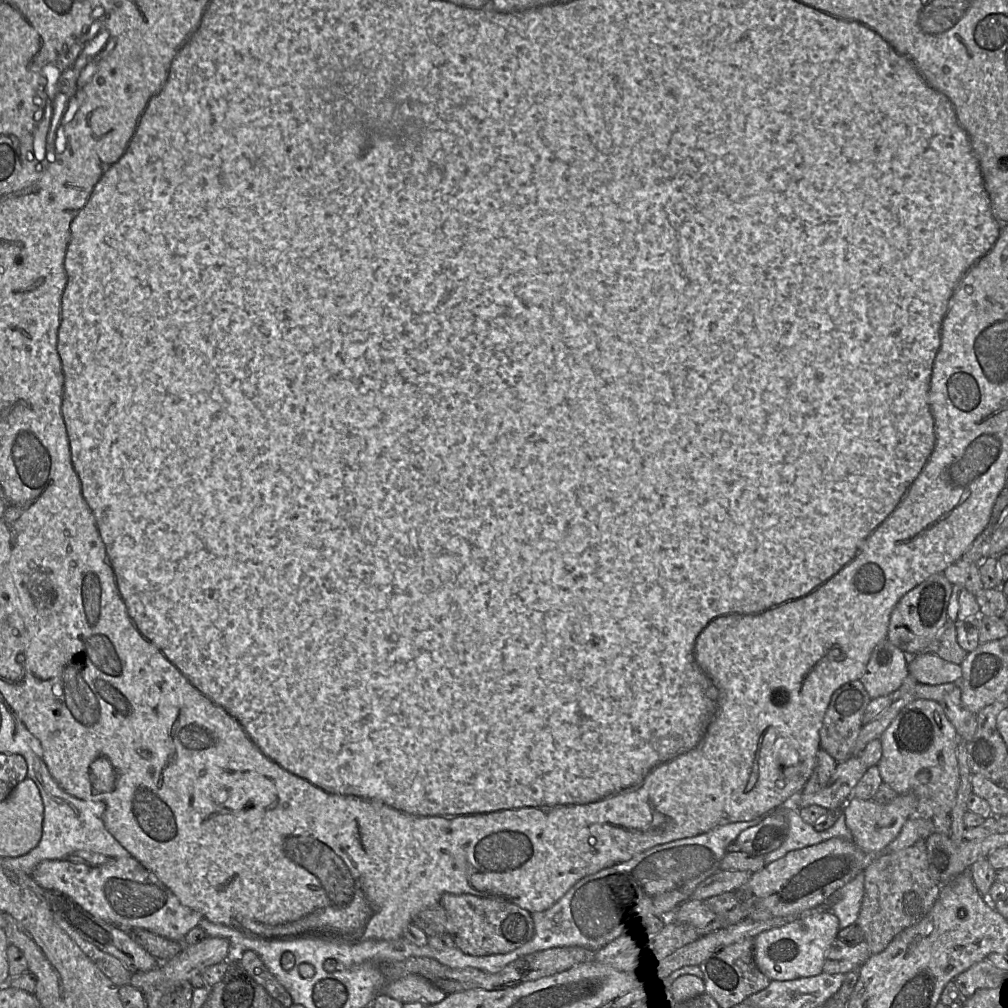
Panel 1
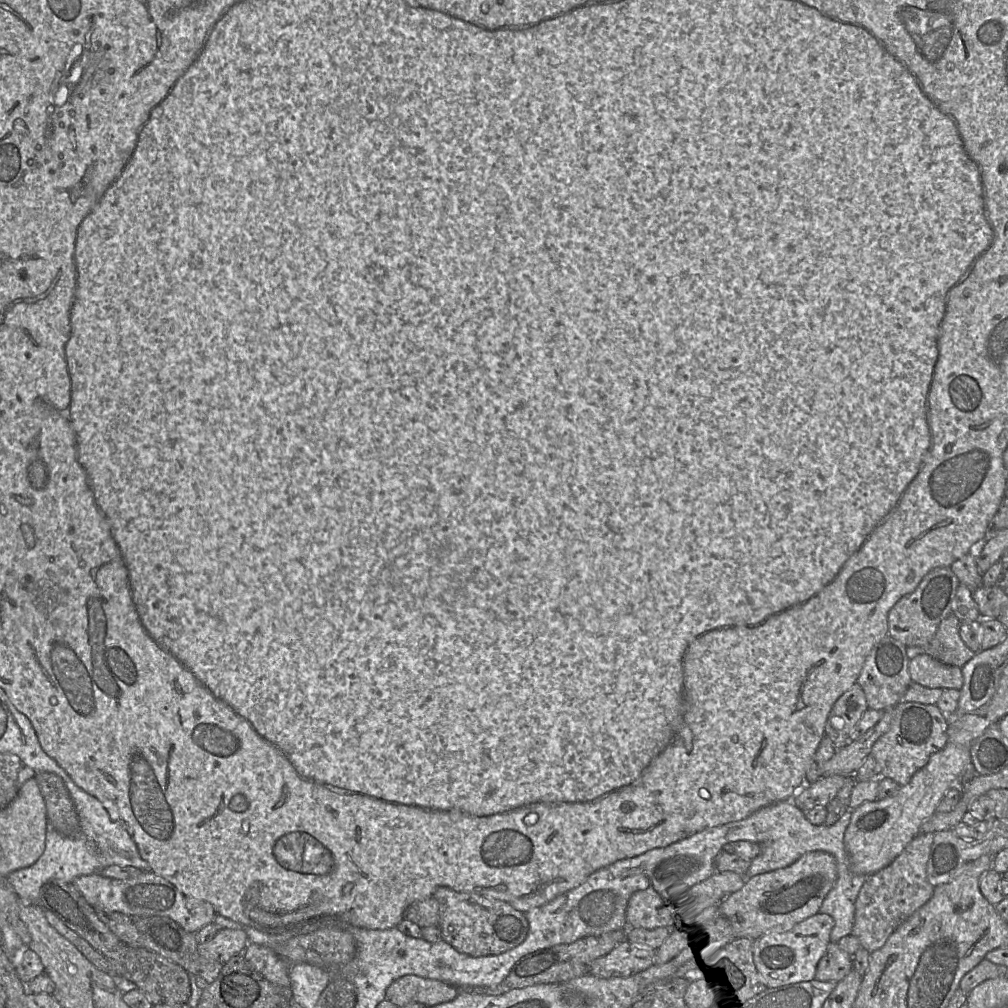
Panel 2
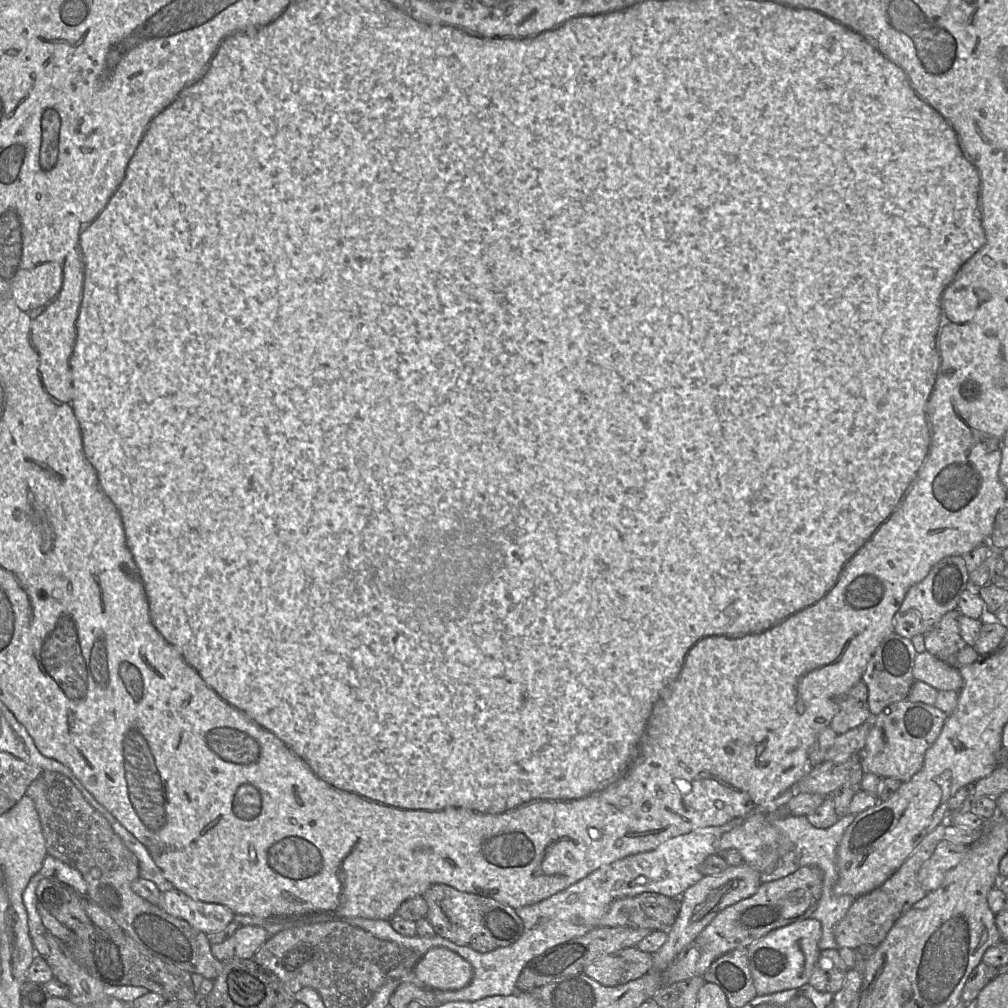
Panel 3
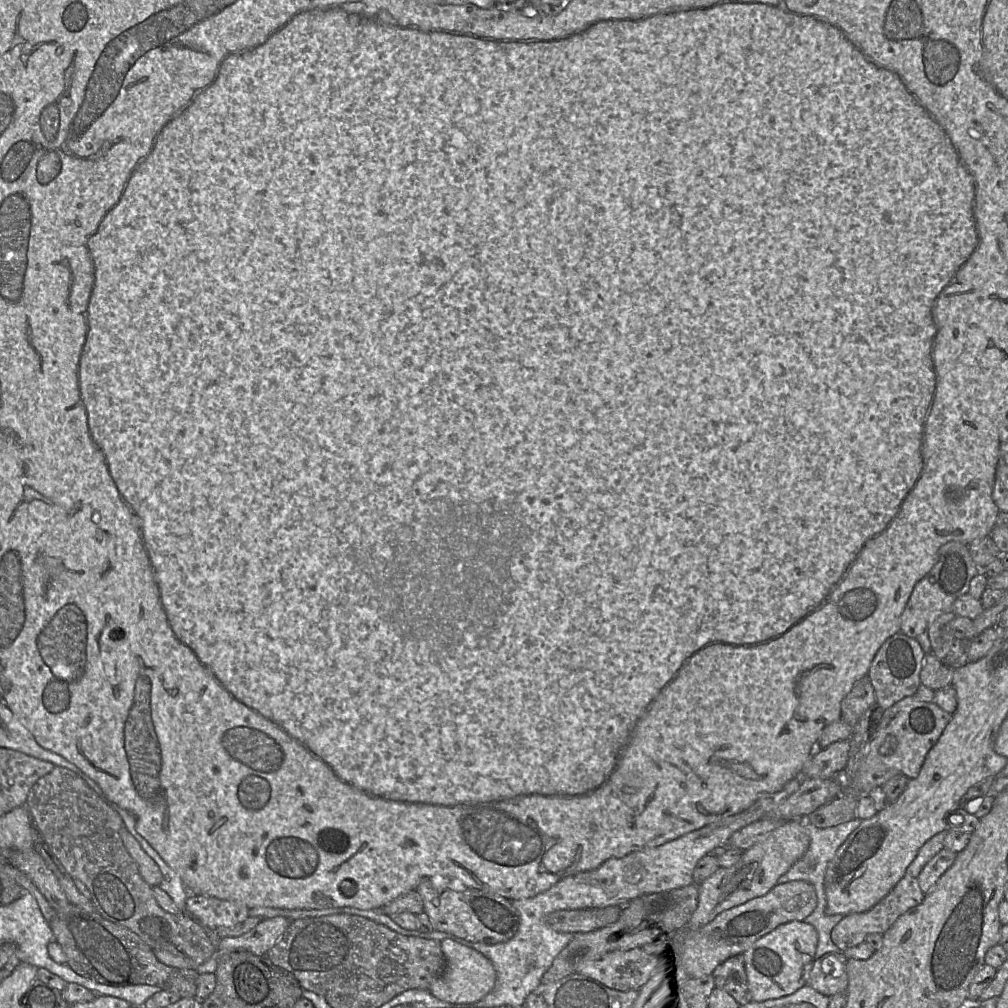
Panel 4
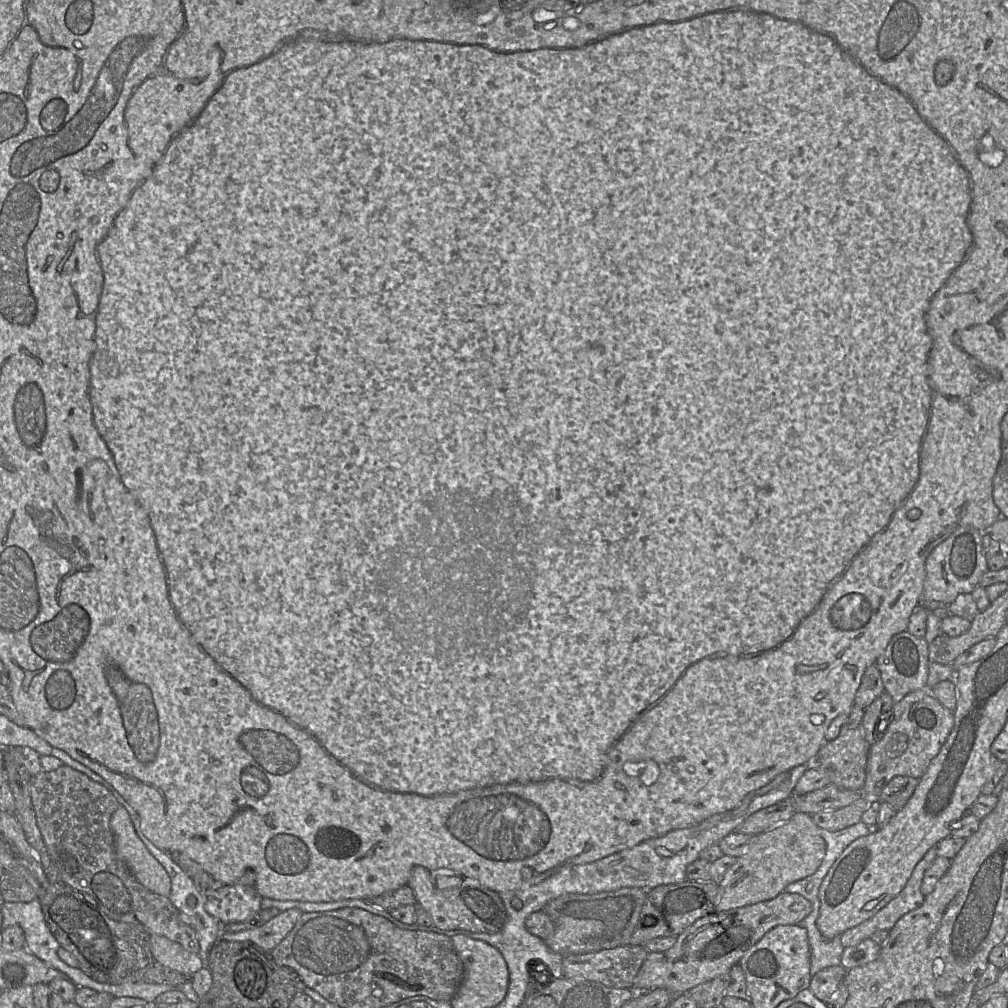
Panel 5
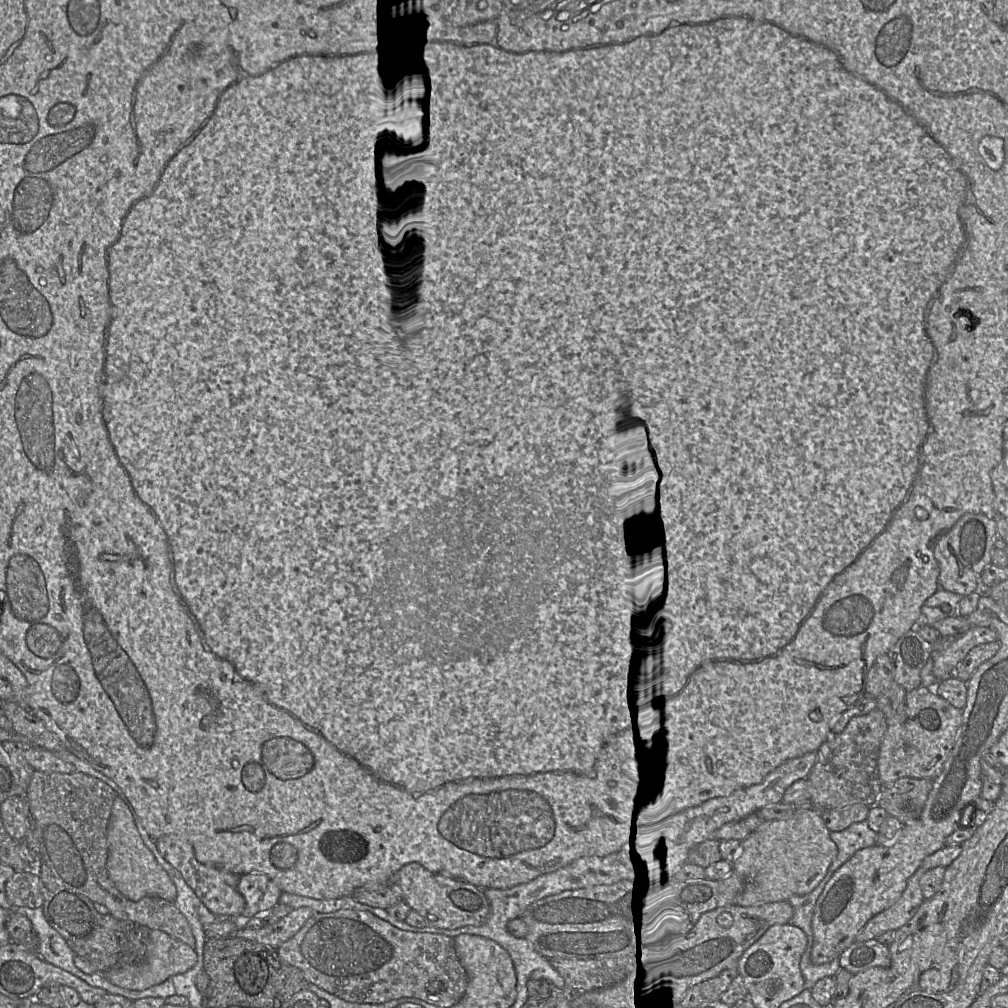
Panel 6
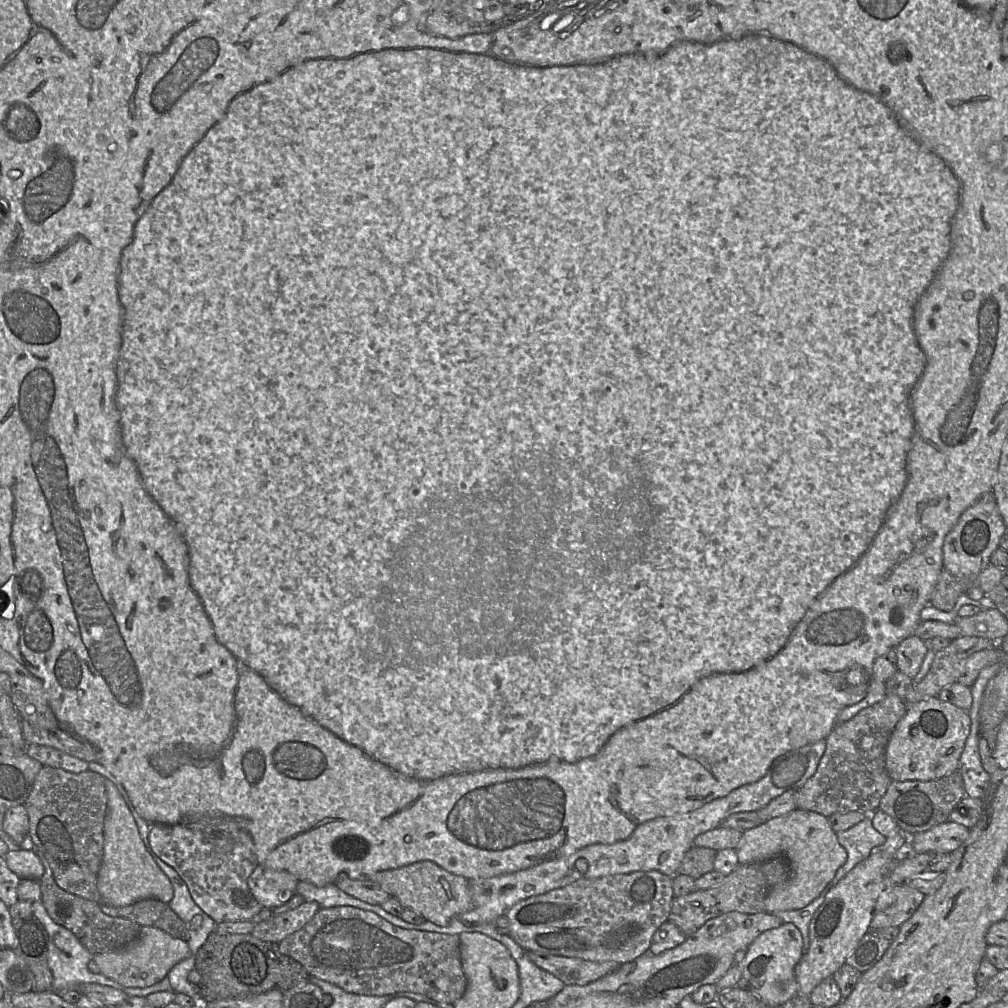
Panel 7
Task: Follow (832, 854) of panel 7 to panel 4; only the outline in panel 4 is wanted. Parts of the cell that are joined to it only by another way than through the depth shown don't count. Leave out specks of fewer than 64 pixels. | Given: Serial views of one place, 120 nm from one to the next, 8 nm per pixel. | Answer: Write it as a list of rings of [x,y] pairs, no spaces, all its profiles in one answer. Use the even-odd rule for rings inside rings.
[[[804,819],[783,822],[765,839],[743,851],[741,858],[734,865],[720,867],[700,883],[697,908],[686,928],[696,931],[710,923],[721,912],[768,893],[777,884],[778,878],[807,851],[810,839],[803,823]]]

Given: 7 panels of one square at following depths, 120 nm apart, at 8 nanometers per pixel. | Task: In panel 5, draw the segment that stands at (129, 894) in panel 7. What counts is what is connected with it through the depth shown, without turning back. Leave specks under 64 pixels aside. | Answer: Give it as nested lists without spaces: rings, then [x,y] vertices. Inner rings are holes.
[[[121,805],[111,816],[110,827],[116,853],[136,880],[151,892],[168,897],[171,880],[166,869],[139,839],[128,812]]]

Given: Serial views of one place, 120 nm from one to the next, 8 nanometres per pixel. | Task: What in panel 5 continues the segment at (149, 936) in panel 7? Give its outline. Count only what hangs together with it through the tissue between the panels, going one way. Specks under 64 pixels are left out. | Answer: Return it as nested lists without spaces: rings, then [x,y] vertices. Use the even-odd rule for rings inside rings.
[[[161,935],[150,936],[150,950],[153,958],[161,965],[191,977],[204,968],[199,954],[184,949],[179,943]]]

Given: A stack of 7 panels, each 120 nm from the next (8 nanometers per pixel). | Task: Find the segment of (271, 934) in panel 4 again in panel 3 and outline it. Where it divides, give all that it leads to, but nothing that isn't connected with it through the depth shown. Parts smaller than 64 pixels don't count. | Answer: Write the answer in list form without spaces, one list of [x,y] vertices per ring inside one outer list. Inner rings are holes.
[[[241,926],[227,940],[212,944],[211,952],[219,961],[252,959],[268,938],[268,932],[261,926]]]

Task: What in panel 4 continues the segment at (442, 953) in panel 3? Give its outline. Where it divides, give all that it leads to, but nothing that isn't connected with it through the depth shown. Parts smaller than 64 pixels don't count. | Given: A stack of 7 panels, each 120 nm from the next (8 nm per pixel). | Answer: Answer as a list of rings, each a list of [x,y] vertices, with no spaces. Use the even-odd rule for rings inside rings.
[[[451,939],[441,940],[440,943],[446,968],[429,987],[432,995],[450,1003],[475,1003],[493,990],[496,983],[496,971],[489,959],[480,952]]]

